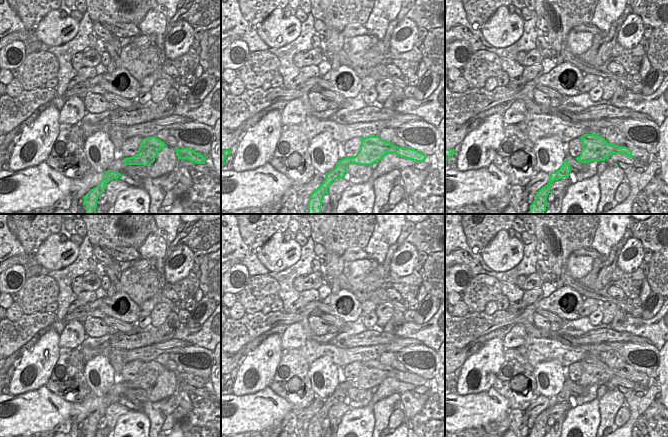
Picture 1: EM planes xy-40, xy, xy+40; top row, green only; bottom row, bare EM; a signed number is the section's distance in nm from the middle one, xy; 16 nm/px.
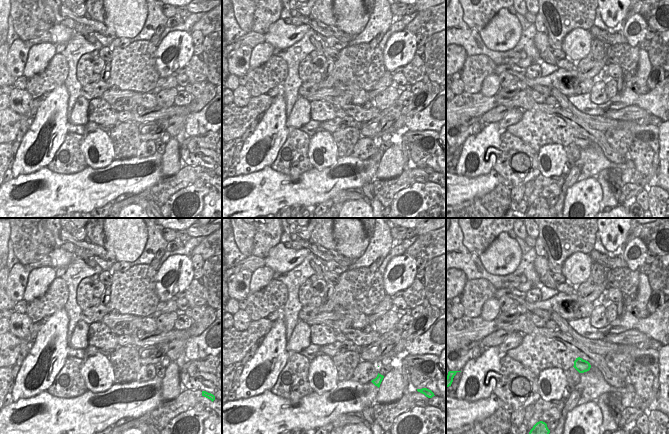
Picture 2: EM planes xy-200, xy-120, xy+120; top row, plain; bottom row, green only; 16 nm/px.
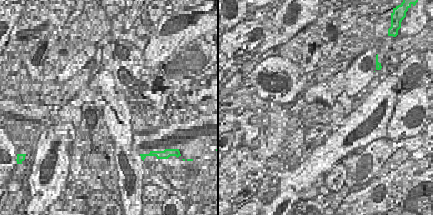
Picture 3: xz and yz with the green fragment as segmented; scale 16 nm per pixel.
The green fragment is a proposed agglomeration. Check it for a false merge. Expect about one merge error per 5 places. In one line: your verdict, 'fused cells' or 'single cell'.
single cell

